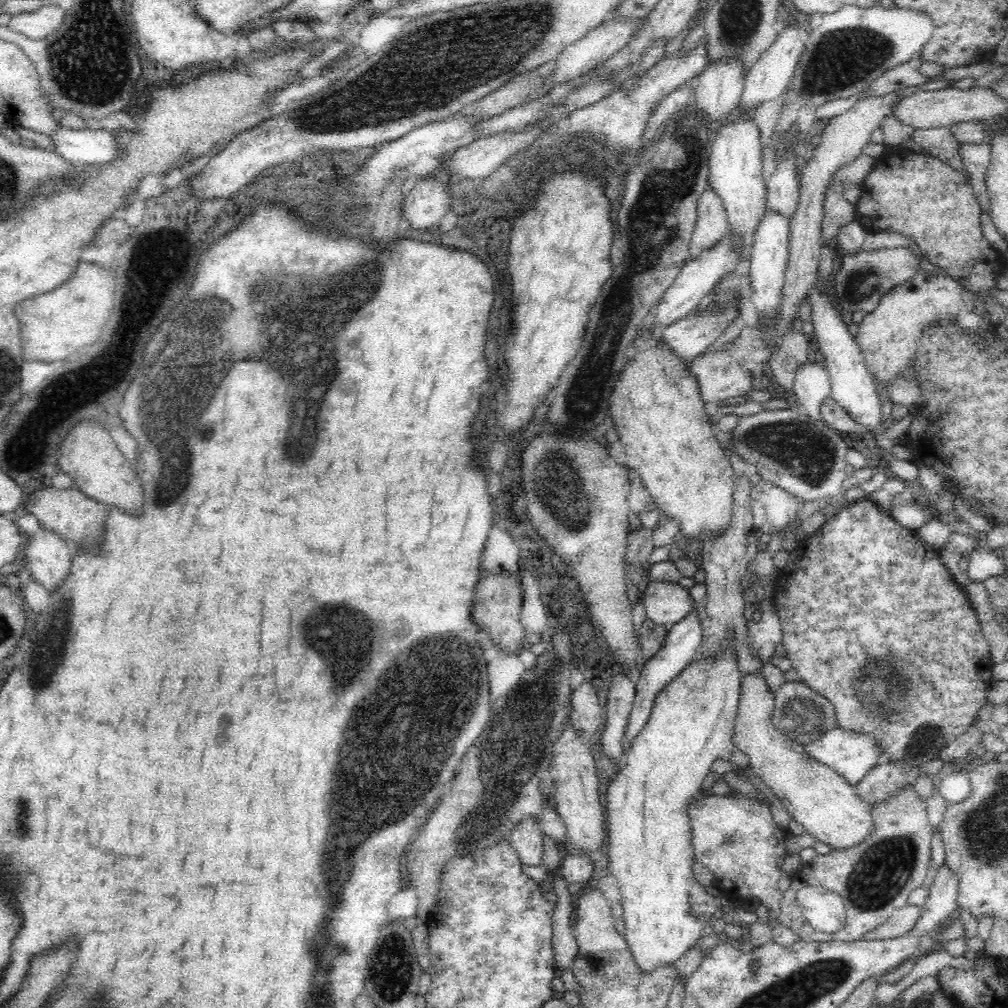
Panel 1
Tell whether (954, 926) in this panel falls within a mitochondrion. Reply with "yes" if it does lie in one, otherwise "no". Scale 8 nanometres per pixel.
no

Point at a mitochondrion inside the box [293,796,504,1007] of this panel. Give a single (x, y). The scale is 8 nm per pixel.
(393, 970)

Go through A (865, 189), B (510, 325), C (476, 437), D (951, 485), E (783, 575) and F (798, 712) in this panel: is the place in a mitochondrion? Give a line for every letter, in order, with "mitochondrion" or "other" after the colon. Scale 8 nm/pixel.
A: other
B: other
C: other
D: other
E: other
F: mitochondrion

